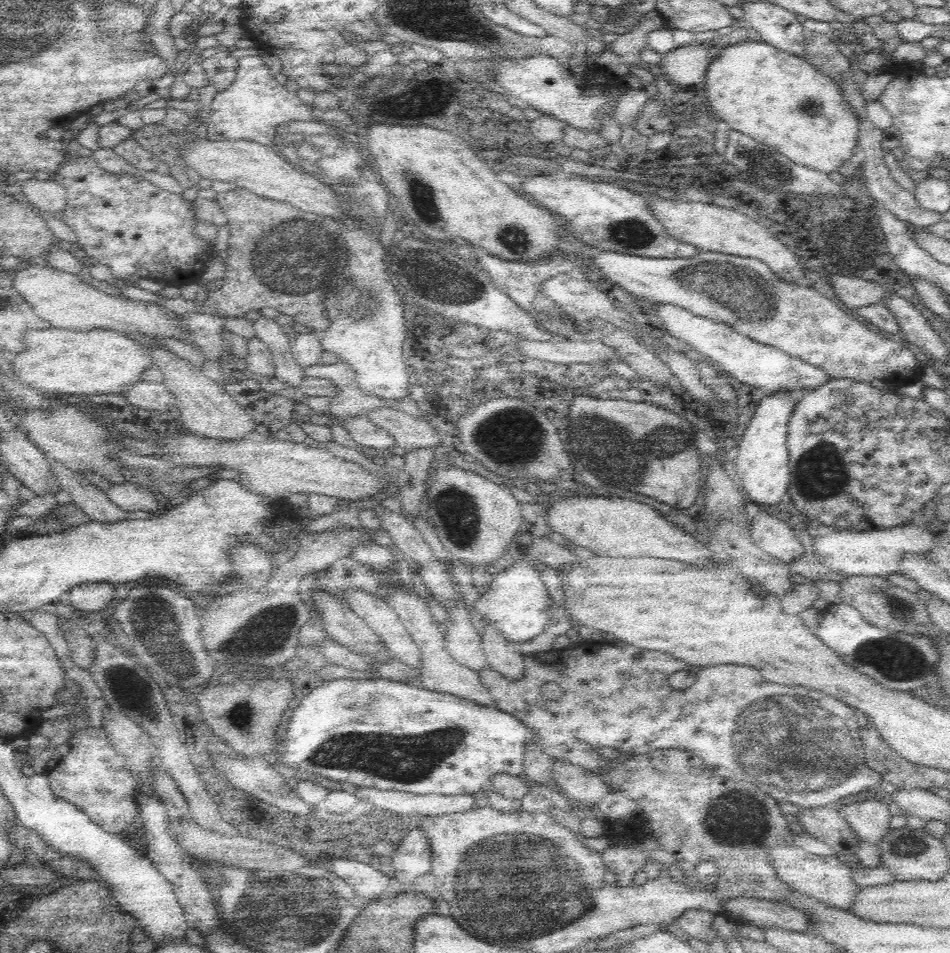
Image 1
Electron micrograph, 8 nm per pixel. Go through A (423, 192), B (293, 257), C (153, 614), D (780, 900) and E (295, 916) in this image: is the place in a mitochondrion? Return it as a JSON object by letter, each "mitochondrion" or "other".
{"A":"mitochondrion","B":"mitochondrion","C":"mitochondrion","D":"other","E":"mitochondrion"}

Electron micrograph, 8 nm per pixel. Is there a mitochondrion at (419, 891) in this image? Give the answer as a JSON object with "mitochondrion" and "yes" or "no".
{"mitochondrion":"no"}

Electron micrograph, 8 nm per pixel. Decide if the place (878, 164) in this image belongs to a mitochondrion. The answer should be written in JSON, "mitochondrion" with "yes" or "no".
{"mitochondrion":"no"}

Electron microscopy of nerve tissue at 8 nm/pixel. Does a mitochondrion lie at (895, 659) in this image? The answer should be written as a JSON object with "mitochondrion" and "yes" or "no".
{"mitochondrion":"yes"}

